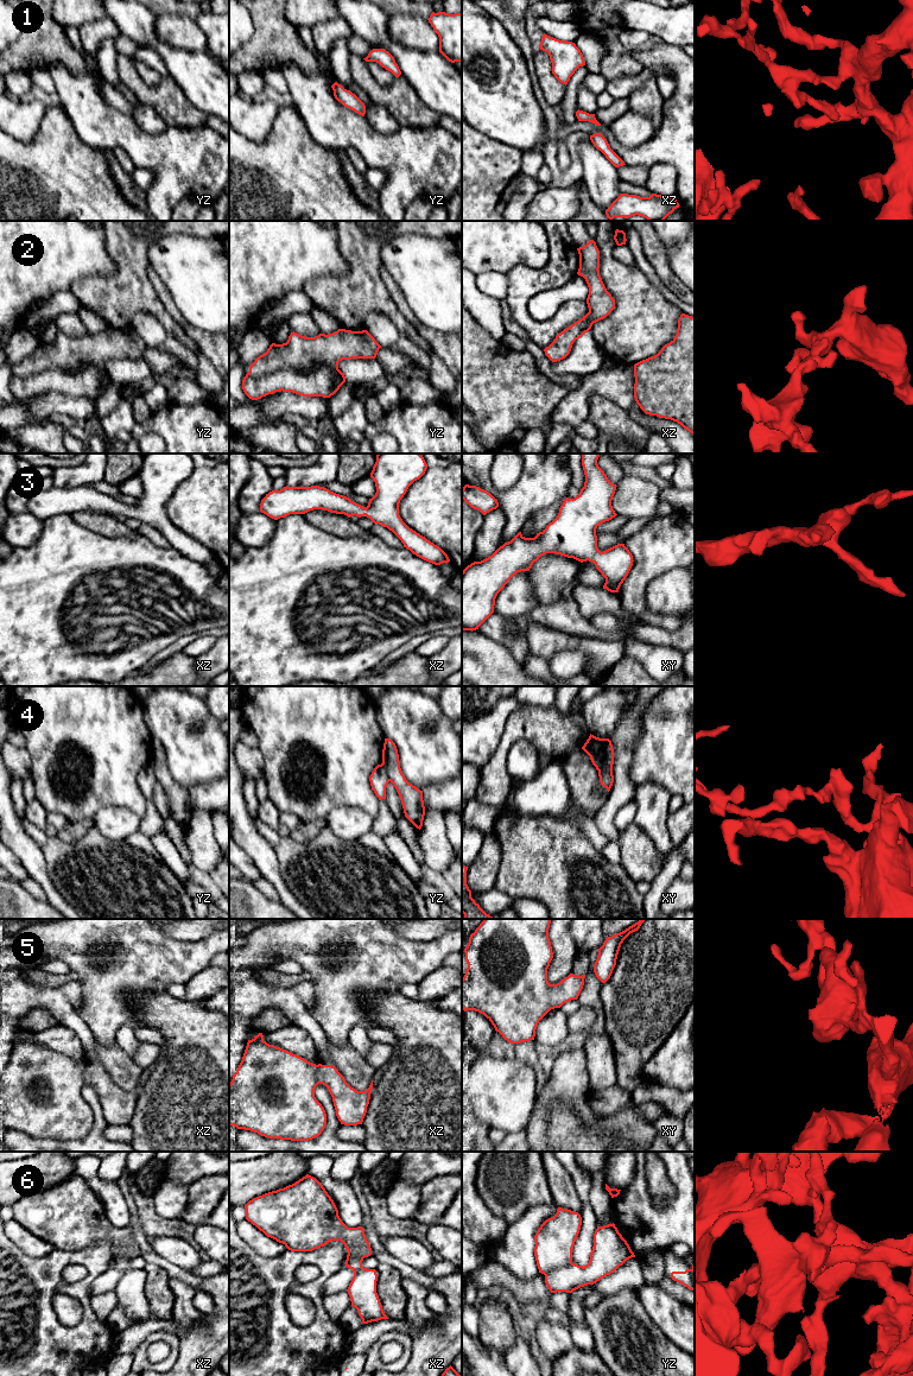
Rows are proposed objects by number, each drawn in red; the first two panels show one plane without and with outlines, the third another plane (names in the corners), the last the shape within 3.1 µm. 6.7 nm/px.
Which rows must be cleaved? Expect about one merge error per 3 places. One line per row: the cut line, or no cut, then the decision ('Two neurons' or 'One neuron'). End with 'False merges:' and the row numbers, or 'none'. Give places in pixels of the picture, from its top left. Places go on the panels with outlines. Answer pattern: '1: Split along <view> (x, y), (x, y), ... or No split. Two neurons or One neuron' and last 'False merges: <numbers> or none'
1: No split. One neuron
2: Split along yz (337, 366), (306, 374), (289, 369), (259, 376), (247, 374). Two neurons
3: No split. One neuron
4: Split along yz (381, 763), (390, 780). Two neurons
5: No split. One neuron
6: Split along yz (571, 1262), (564, 1267), (557, 1267), (545, 1275). Two neurons
False merges: 2, 4, 6

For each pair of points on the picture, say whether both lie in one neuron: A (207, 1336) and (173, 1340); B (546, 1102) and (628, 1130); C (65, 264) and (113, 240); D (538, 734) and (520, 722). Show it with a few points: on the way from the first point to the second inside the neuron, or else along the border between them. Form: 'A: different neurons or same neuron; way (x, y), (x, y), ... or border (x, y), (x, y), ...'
A: different neurons; border (175, 1332), (178, 1338), (178, 1357), (176, 1363)
B: same neuron; way (566, 1096), (595, 1122), (608, 1123)
C: different neurons; border (103, 233), (105, 248), (114, 264), (115, 271)
D: same neuron; way (533, 729), (525, 723)

